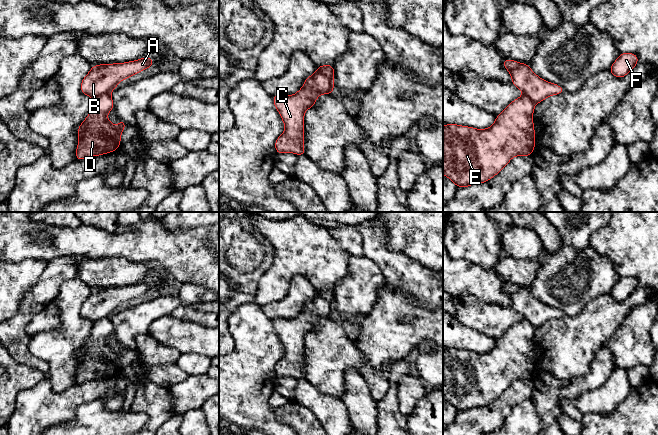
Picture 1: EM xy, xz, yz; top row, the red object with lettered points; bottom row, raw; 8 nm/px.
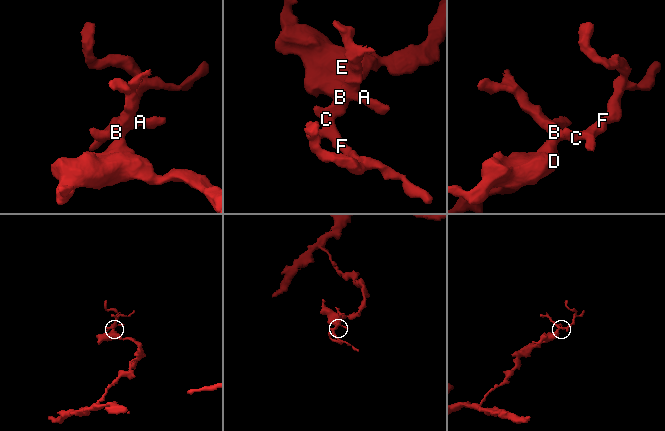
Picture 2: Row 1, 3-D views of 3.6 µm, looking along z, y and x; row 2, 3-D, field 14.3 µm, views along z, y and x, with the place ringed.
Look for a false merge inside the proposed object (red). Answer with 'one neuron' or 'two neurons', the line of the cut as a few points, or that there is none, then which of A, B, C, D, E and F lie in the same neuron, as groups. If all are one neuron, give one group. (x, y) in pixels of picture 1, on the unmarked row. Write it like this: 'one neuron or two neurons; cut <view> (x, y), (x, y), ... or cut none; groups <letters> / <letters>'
two neurons; cut xy (109, 317), (97, 319), (93, 323); groups A B C F / D E

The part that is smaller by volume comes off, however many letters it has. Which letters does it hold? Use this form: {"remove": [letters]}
{"remove": ["A", "B", "C", "F"]}

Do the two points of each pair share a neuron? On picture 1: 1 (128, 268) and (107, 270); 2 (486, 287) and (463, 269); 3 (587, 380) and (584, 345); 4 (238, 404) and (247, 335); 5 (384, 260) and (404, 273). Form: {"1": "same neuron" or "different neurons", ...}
{"1": "same neuron", "2": "same neuron", "3": "different neurons", "4": "same neuron", "5": "same neuron"}

